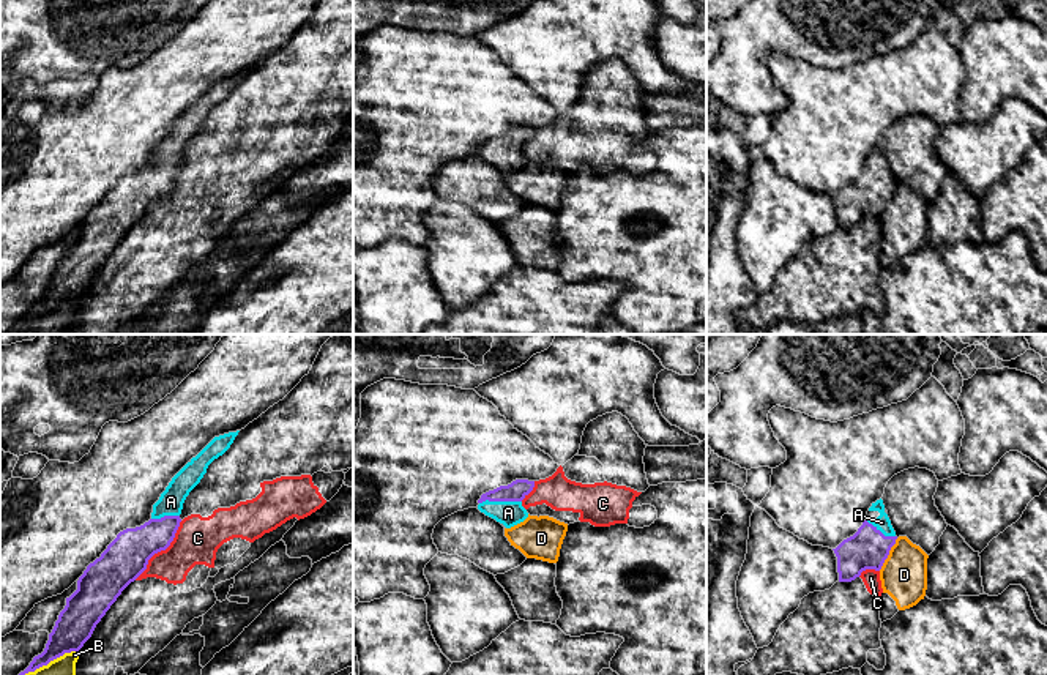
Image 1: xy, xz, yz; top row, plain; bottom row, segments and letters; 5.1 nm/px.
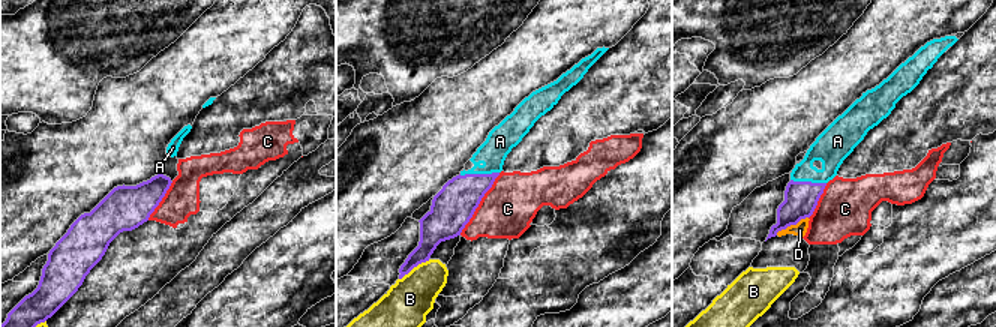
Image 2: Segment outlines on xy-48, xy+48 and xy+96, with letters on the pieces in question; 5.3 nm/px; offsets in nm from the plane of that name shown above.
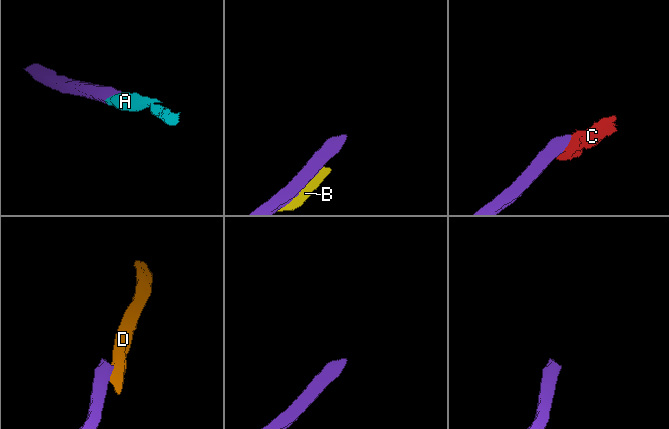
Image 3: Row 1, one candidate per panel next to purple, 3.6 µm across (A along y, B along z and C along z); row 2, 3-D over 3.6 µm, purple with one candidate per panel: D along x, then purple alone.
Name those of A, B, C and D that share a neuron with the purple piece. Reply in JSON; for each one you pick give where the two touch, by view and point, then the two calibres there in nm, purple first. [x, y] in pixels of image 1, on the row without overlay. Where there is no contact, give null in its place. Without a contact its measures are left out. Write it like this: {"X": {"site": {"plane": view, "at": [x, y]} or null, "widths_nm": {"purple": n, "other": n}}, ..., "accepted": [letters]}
{"A": {"site": {"plane": "xz", "at": [500, 147]}, "widths_nm": {"purple": 100, "other": 130}}, "accepted": ["A"]}

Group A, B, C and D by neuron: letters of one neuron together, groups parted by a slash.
A / B D / C

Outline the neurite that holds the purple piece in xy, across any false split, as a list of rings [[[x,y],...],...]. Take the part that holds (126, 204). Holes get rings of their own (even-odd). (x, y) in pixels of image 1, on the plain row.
[[[238,79],[214,84],[172,125],[153,151],[151,166],[120,178],[101,203],[87,213],[77,227],[77,237],[66,244],[44,298],[17,323],[84,293],[121,238],[147,216],[148,207],[170,192],[186,144],[200,129],[208,112],[230,95]]]

